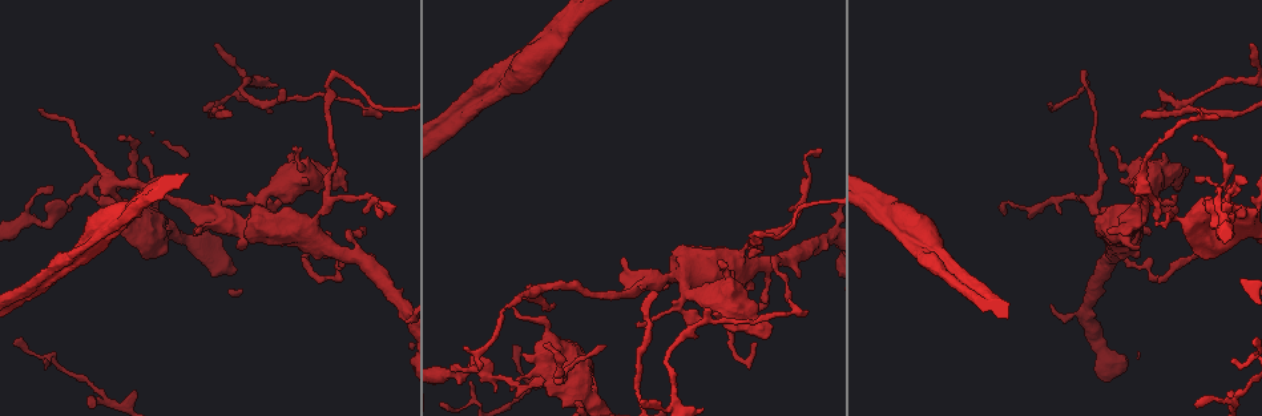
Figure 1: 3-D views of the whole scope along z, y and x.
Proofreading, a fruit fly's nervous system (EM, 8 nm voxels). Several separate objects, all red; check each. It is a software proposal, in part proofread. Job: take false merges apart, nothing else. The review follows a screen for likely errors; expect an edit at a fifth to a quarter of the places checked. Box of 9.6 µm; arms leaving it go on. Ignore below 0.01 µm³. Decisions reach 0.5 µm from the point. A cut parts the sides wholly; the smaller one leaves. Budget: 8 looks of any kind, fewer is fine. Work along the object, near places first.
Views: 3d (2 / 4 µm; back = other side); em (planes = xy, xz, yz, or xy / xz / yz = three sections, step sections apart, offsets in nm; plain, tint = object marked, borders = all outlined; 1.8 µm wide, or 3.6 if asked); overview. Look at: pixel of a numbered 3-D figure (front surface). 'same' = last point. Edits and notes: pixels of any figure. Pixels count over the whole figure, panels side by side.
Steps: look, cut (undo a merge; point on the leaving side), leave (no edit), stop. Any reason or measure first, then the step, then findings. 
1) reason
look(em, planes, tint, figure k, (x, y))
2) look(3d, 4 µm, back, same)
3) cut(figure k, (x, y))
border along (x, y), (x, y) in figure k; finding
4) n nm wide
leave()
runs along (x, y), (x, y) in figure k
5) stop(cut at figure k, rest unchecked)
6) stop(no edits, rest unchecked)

calibre changes
look(em, planes, plain, figure 1, (89, 190))

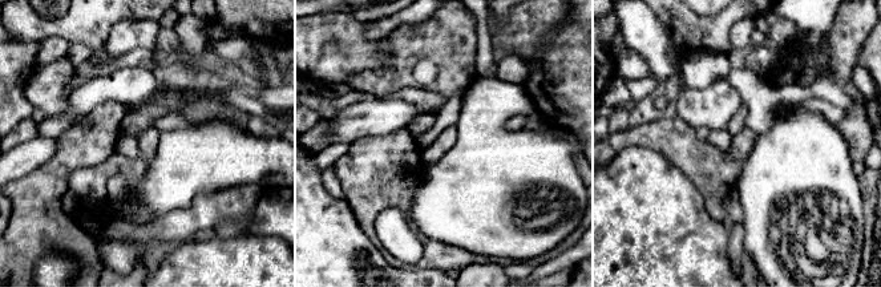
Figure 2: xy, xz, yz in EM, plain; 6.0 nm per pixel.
where the object lies
look(em, planes, tint, same)

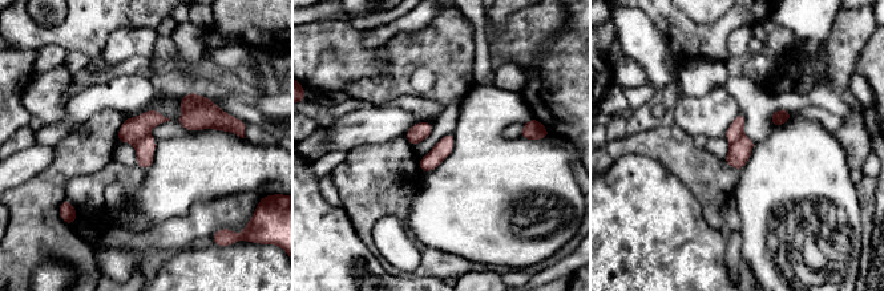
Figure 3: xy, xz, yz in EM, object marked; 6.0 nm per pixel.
110 nm wide
cut(figure 3, (133, 129))
border along (149, 134), (133, 144) in figure 3; two neurons meet here

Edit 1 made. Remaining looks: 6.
look(3d, 2 µm, back, figure 1, (1138, 181))

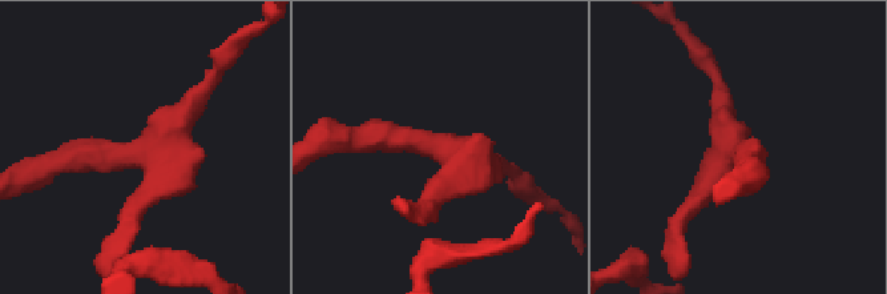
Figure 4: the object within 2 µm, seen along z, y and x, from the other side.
3 arms; need the tissue
look(em, xz, step 8, tint, figure 4, (453, 151))

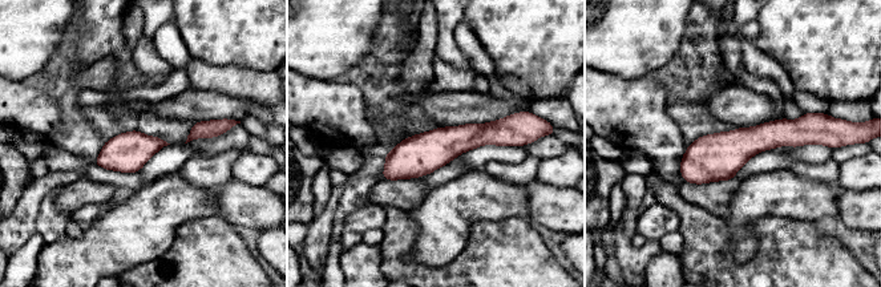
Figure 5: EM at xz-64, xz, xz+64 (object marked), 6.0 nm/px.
look(em, planes, tint, same)

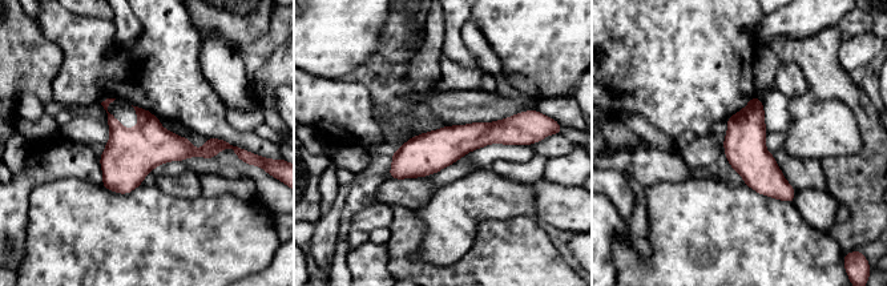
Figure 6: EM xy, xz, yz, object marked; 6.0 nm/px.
260 nm wide
leave()
runs along (523, 137), (460, 139), (392, 174) in figure 6; all the same neuron

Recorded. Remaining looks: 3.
sudden change in width
look(3d, 4 µm, figure 1, (933, 257))

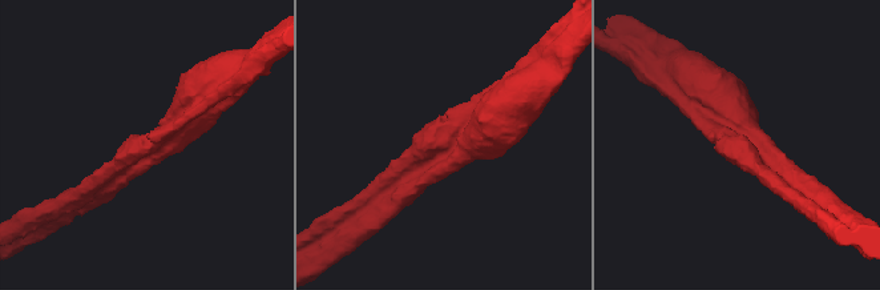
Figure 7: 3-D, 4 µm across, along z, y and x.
arms of 320, 650 nm
look(em, 3.6 µm, xz, step 16, tint, figure 7, (748, 139))

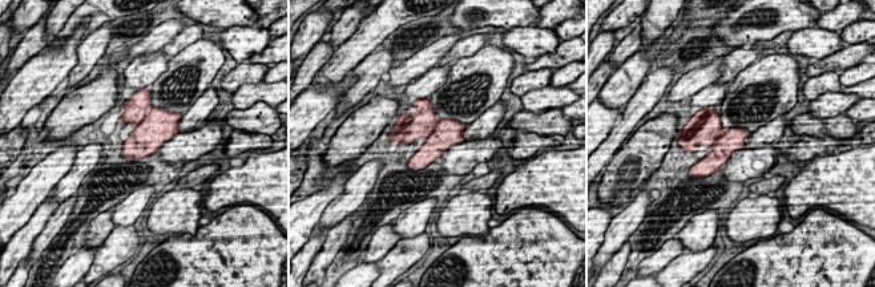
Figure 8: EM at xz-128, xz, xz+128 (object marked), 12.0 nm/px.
look(em, 3.6 µm, planes, borders, same)

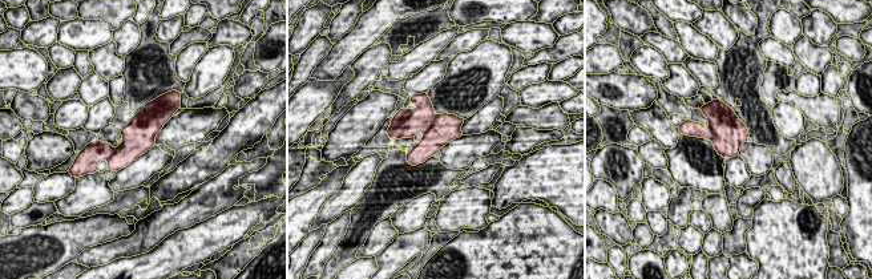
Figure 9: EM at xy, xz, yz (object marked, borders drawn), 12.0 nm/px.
380 nm wide
cut(figure 9, (412, 121))
border along (437, 116), (424, 133) in figure 9; a second neuron is stuck on

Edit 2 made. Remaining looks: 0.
stop(cut at figure 3, cut at figure 9, rest unchecked)

